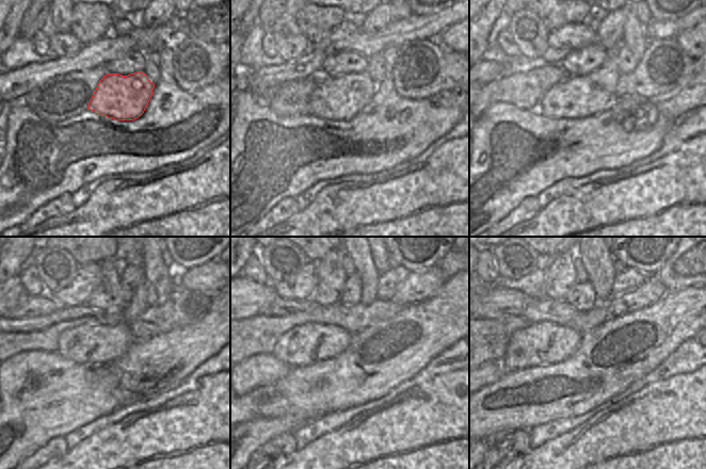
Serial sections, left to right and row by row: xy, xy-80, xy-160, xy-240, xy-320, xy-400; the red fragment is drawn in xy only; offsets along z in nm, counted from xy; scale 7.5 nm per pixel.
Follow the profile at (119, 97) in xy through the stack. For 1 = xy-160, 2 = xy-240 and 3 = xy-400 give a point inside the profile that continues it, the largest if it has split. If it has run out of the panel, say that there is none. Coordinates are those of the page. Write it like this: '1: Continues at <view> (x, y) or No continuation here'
1: Continues at xy-160 (577, 96)
2: Continues at xy-240 (90, 344)
3: Continues at xy-400 (542, 343).

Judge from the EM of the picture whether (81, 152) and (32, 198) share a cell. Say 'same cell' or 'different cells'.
same cell

